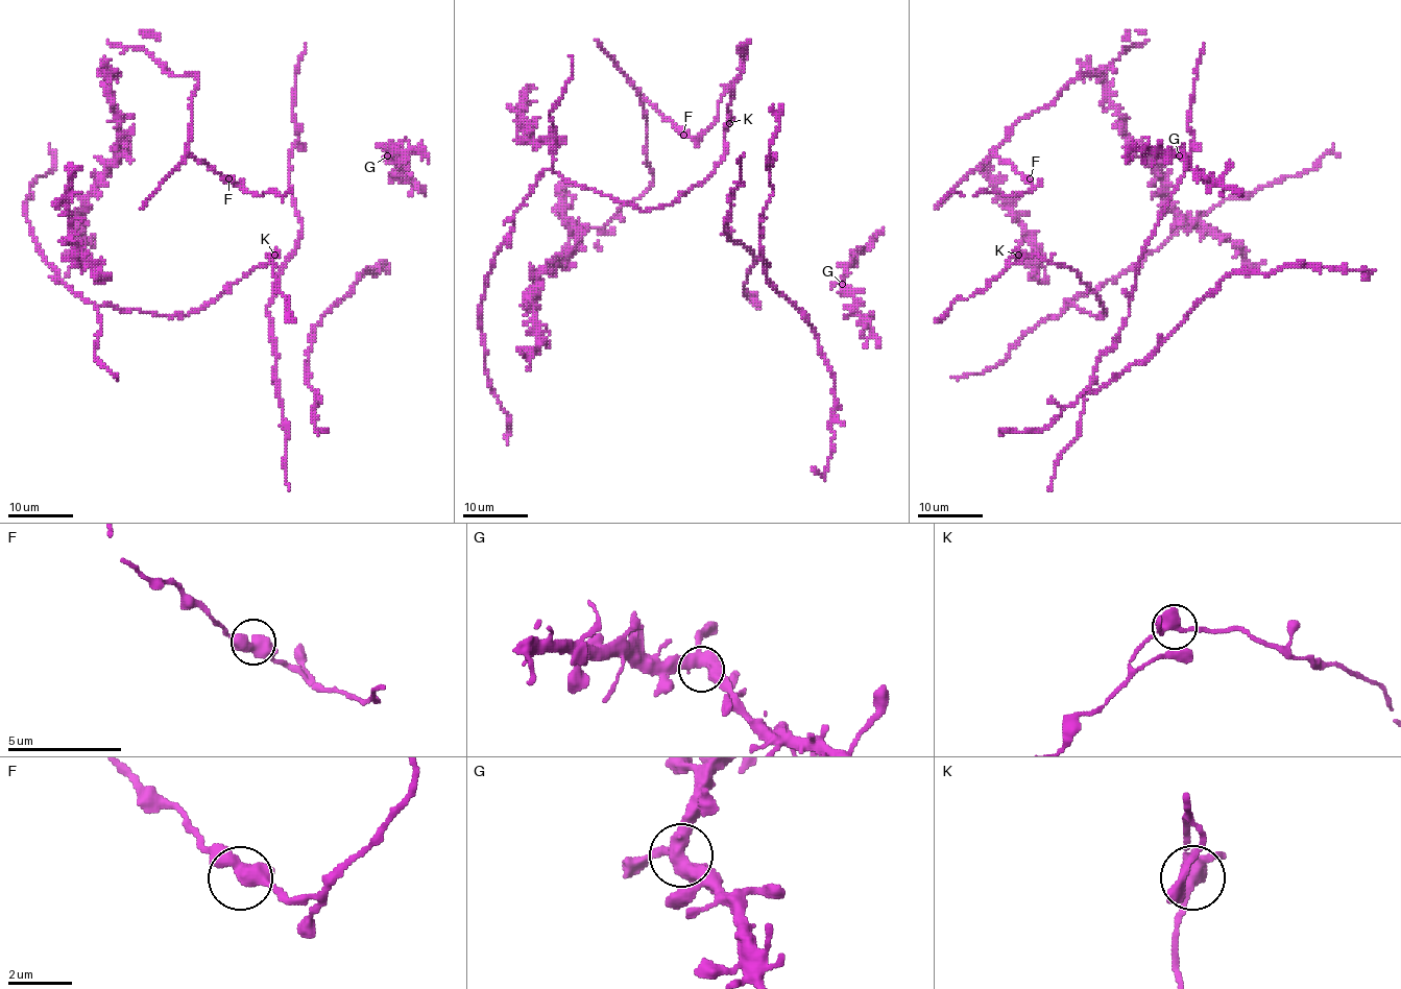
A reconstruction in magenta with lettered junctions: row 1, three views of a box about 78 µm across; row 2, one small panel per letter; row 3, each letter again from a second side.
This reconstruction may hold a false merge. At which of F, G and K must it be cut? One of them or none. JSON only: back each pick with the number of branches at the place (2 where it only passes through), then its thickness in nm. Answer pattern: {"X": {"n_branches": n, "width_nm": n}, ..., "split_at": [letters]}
{"split_at": []}

